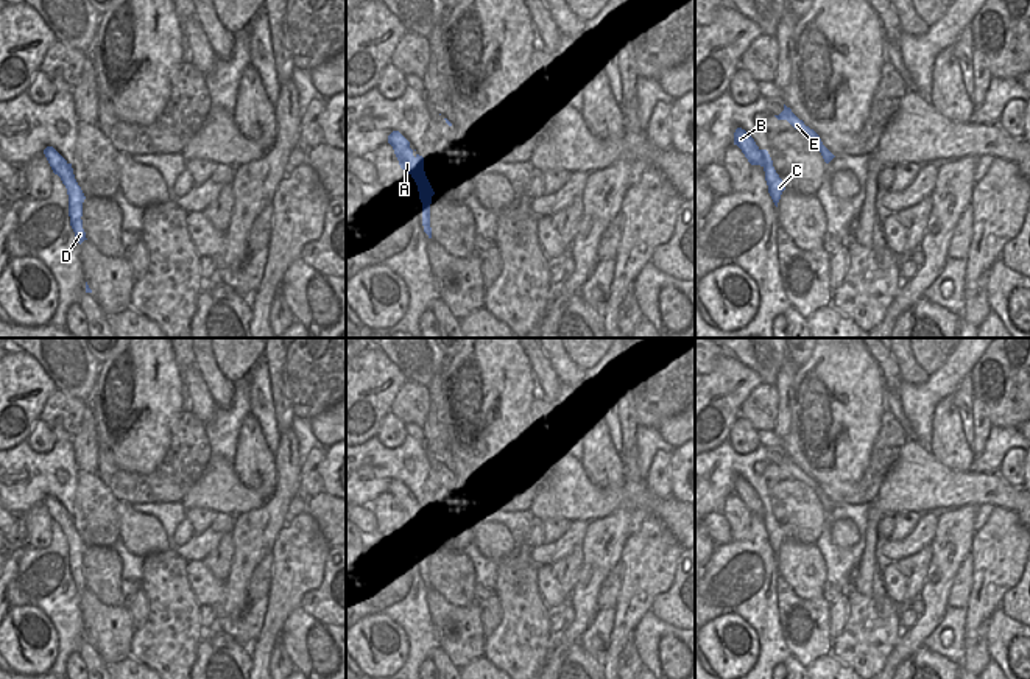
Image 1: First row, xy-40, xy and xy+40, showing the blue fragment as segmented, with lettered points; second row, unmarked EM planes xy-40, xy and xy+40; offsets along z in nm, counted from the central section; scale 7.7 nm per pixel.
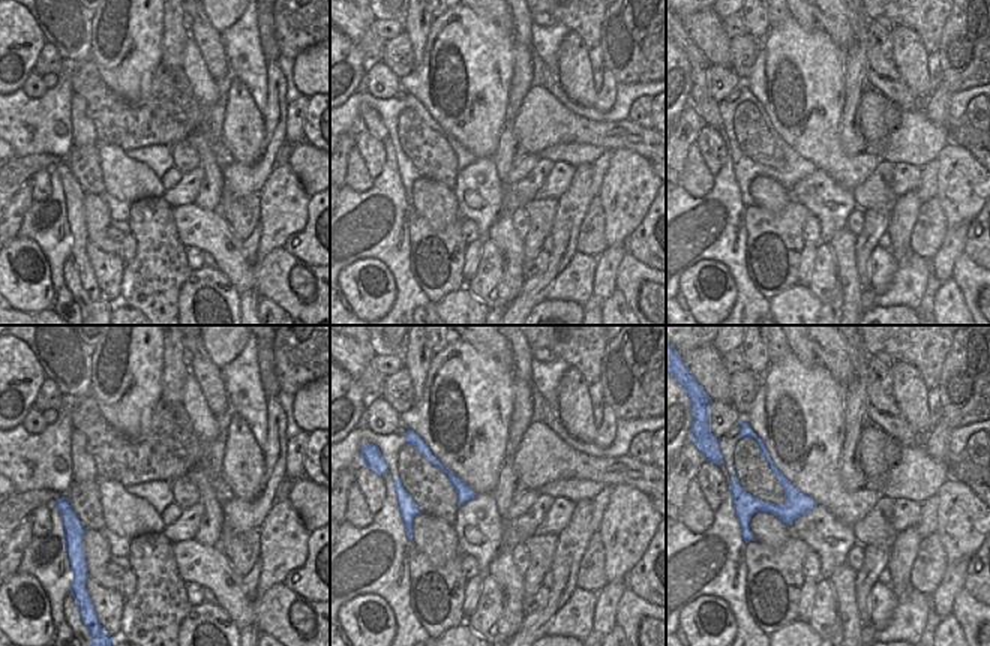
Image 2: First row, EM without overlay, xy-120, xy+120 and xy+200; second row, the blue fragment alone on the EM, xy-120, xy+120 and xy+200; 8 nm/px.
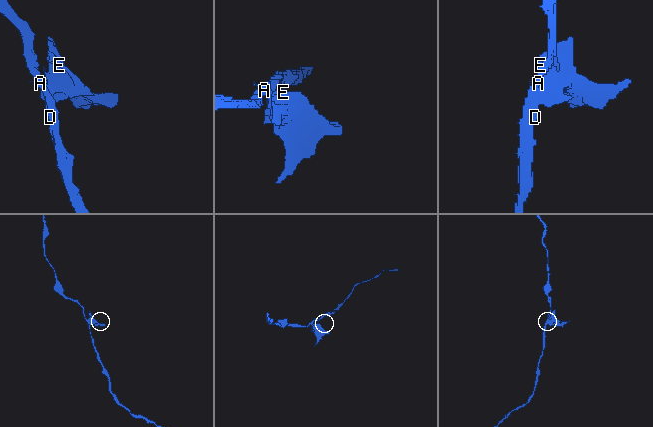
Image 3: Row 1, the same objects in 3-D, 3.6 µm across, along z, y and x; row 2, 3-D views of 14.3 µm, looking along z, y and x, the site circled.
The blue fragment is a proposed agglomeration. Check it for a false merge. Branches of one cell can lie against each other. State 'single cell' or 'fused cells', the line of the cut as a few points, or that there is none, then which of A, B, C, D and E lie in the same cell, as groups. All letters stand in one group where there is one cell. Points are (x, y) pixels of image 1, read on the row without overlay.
fused cells | xy (415, 506), (423, 533), (430, 545) | A B D / C E

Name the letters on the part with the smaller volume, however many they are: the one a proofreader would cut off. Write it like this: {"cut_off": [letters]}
{"cut_off": ["C", "E"]}

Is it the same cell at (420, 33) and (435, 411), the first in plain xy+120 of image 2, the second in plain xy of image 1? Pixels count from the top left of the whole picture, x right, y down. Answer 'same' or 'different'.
same

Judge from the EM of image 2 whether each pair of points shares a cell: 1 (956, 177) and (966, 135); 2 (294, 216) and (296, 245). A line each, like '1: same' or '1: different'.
1: different
2: different

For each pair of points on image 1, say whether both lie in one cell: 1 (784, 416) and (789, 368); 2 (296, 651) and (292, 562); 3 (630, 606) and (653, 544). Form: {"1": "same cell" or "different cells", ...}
{"1": "same cell", "2": "different cells", "3": "same cell"}

